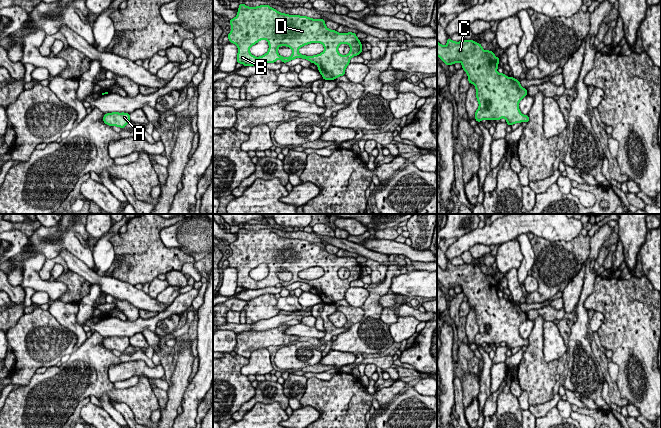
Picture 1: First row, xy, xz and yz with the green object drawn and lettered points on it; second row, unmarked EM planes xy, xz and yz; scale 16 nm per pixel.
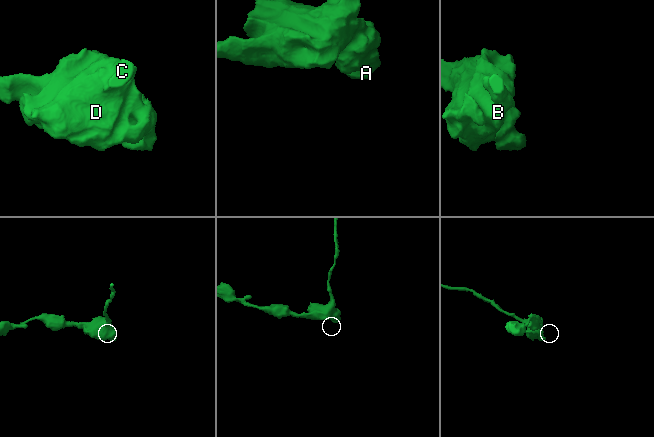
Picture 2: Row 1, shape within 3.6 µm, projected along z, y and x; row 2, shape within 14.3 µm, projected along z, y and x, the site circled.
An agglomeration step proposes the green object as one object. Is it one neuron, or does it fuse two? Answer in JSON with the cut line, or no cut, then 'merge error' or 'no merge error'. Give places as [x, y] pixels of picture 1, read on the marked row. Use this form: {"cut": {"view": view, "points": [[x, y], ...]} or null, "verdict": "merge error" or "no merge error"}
{"cut": null, "verdict": "no merge error"}

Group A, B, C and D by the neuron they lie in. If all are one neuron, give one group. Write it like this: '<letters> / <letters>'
A B C D

